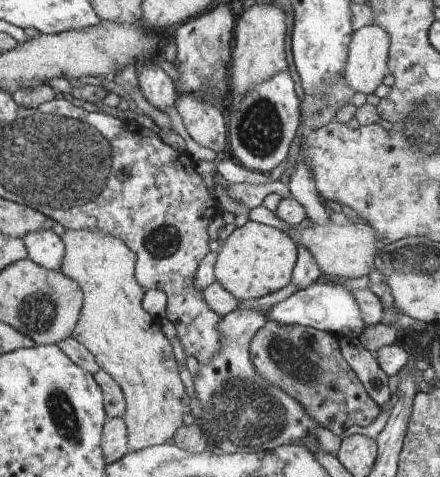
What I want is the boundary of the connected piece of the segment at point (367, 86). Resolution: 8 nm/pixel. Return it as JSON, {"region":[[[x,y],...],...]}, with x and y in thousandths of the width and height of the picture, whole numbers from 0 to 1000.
{"region":[[[864,52],[827,55],[805,71],[784,138],[791,180],[807,193],[845,197],[884,151],[889,73]]]}

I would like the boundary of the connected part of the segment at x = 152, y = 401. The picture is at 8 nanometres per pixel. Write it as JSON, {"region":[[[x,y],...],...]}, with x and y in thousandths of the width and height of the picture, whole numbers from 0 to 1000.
{"region":[[[150,480],[139,497],[141,507],[148,507],[150,532],[136,566],[173,591],[186,591],[186,608],[195,608],[195,642],[186,642],[184,650],[186,675],[175,675],[177,692],[166,692],[161,706],[189,721],[209,740],[227,774],[275,809],[286,843],[280,876],[291,895],[293,945],[377,929],[377,922],[400,910],[400,901],[409,901],[418,868],[434,864],[432,830],[423,826],[418,805],[405,788],[405,767],[382,709],[350,675],[350,665],[323,646],[332,608],[311,587],[311,532],[277,499],[259,491],[236,491],[232,482]]]}

